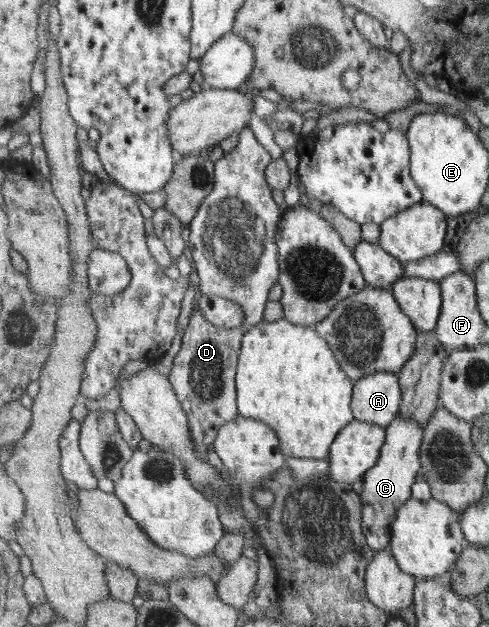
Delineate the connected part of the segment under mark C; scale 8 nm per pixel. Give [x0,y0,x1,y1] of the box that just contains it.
[361,415,424,551]

